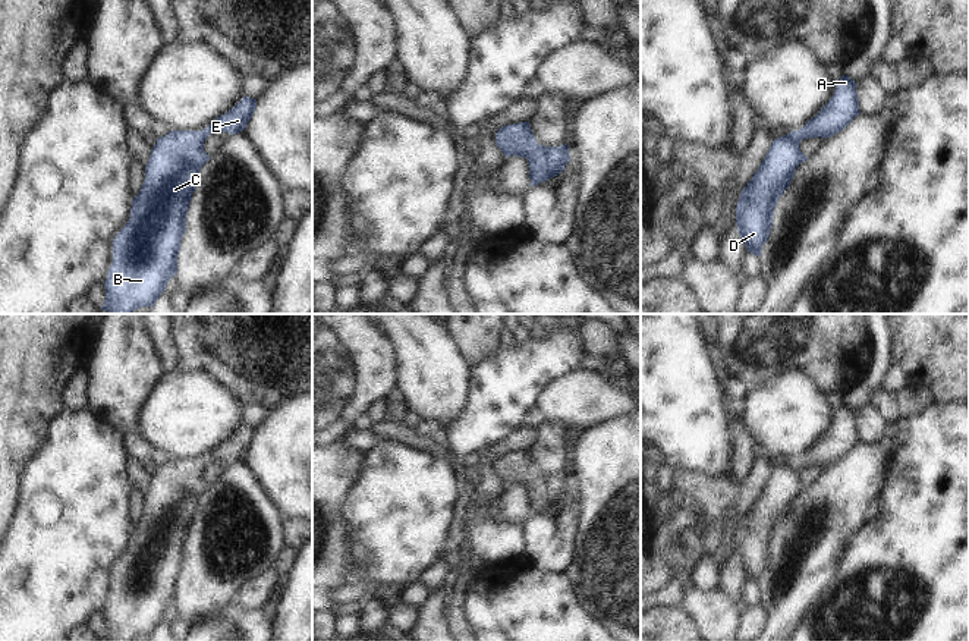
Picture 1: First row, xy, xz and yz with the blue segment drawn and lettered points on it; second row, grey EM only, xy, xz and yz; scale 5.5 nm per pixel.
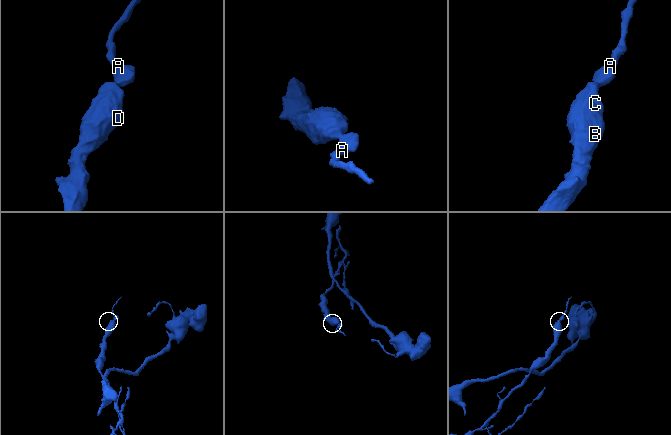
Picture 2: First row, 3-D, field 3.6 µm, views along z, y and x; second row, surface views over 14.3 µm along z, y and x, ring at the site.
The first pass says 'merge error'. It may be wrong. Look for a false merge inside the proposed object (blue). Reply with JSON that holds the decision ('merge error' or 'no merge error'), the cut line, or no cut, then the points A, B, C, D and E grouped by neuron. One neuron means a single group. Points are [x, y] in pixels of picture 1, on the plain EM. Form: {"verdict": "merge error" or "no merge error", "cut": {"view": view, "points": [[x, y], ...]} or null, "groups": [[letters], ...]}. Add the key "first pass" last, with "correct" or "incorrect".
{"verdict": "no merge error", "cut": null, "groups": [["A", "B", "C", "D", "E"]], "first pass": "incorrect"}

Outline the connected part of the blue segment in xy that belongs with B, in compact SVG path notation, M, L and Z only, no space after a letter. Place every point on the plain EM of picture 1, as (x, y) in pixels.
M245 424L204 459L170 459L166 465L157 466L145 494L145 509L132 530L130 547L113 569L113 590L104 610L103 640L133 641L142 635L151 637L157 631L169 609L177 603L177 584L186 559L189 531L199 509L201 496L210 488L204 480L205 468L215 461L236 464L245 459L255 437L257 428Z

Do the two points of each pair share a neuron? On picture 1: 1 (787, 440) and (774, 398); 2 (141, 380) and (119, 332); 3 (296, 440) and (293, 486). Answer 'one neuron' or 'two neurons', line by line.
1: one neuron
2: one neuron
3: one neuron

